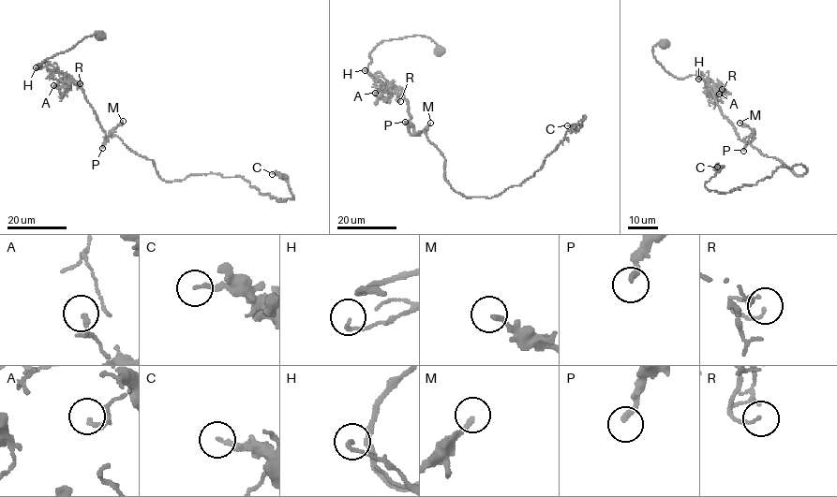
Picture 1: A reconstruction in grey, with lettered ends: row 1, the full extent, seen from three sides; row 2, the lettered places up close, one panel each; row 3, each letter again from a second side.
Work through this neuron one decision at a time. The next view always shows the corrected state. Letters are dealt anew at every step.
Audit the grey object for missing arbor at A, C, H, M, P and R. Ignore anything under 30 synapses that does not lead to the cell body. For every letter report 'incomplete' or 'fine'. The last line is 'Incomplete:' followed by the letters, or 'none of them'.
A: fine
C: fine
H: fine
M: fine
P: fine
R: fine
Incomplete: none of them

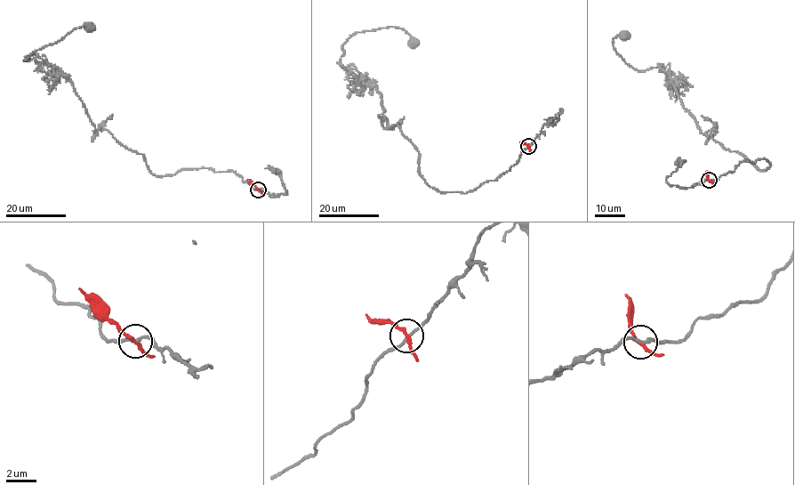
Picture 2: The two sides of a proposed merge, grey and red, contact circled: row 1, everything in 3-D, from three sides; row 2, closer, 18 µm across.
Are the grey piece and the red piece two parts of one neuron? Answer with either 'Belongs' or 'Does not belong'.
Does not belong

